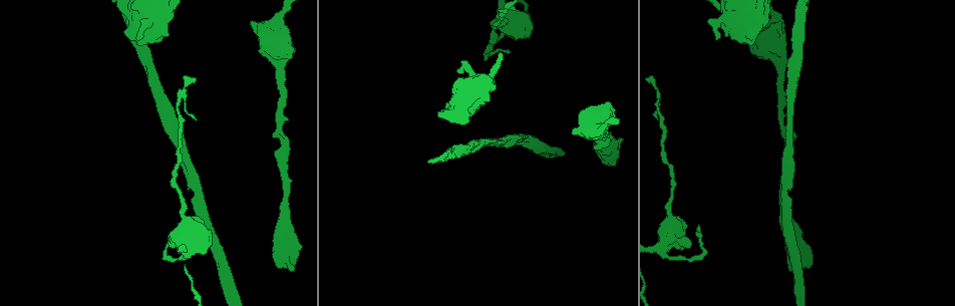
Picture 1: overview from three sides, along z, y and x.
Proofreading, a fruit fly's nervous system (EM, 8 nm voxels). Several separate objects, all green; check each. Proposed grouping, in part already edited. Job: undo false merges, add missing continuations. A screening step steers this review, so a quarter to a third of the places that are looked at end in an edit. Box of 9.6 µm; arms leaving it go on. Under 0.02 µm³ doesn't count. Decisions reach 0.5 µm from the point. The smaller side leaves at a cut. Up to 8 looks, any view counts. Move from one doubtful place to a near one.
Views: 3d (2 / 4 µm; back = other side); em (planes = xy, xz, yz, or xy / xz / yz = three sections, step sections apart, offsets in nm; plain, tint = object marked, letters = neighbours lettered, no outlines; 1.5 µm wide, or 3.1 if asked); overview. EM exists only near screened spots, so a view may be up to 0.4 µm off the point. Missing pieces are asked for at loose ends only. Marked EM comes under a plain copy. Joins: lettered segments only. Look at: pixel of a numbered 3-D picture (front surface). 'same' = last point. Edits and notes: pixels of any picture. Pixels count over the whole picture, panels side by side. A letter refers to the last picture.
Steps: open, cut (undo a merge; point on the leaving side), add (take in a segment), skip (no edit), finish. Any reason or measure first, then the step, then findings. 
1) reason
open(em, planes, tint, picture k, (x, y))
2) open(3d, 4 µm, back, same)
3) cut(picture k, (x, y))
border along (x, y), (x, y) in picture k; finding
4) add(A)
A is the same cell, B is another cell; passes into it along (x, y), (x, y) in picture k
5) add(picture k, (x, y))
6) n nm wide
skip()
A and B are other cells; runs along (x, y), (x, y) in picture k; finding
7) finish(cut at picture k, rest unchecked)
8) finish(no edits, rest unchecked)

sudden change in width
open(em, planes, letters, picture 1, (769, 51))

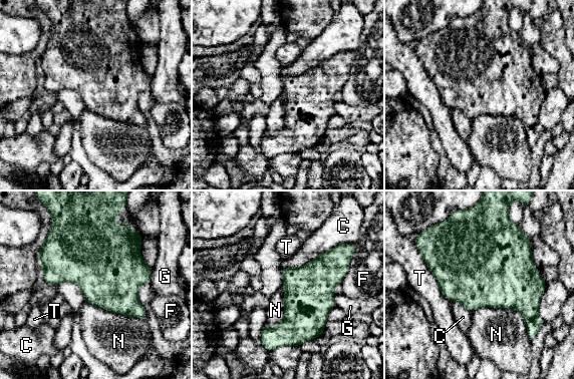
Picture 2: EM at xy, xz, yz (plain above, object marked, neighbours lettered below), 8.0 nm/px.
skip()
C, F, G, N and T are other cells; border along (472, 311), (515, 309), (528, 335) in picture 2; all the same cell

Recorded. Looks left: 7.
open(3d, 2 µm, picture 1, (284, 149))

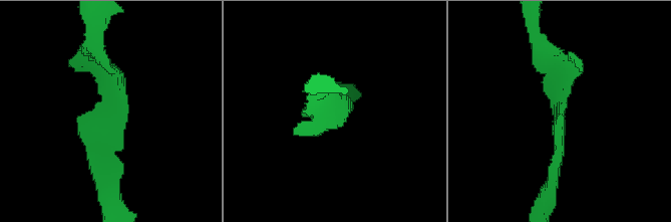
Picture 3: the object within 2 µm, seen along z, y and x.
shape alone is not enough
open(em, planes, tint, picture 3, (557, 113))

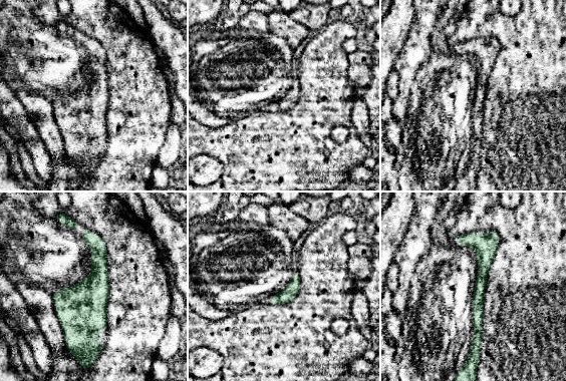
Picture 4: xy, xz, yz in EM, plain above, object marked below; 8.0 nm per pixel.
see the neighbours
open(em, planes, letters, same)

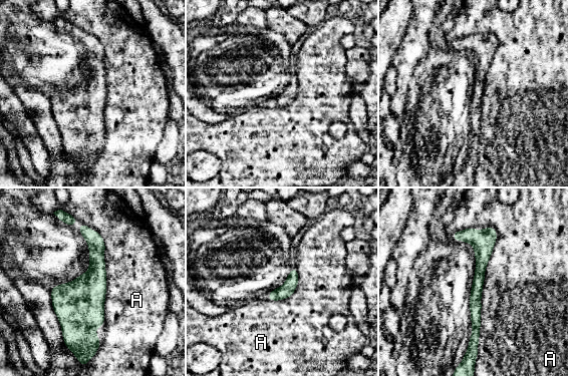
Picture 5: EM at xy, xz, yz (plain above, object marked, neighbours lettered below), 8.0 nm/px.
100 nm wide
skip()
A is another cell; one cell here

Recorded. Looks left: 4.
free end
open(em, xz, step 8, tint, picture 1, (294, 270))

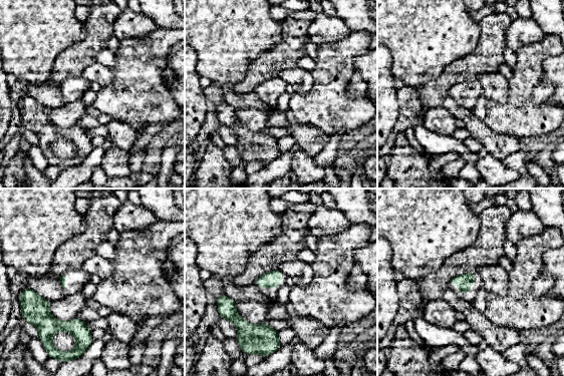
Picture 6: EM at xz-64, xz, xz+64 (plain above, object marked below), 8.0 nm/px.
another direction
open(em, planes, letters, same)

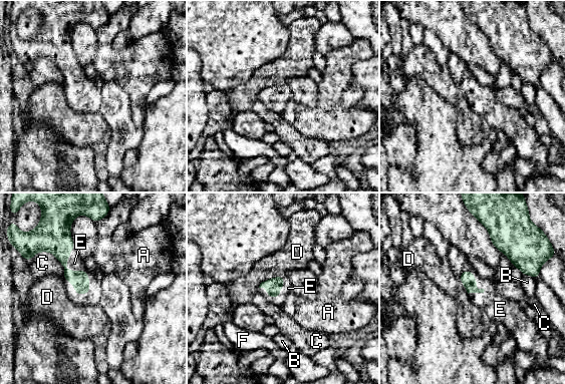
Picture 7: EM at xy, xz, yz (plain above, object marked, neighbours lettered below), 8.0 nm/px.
add(E)
E is the same cell, A, B, C, D and F are other cells; the cell continues

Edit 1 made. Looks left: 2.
finish(add at picture 7, rest unchecked)

